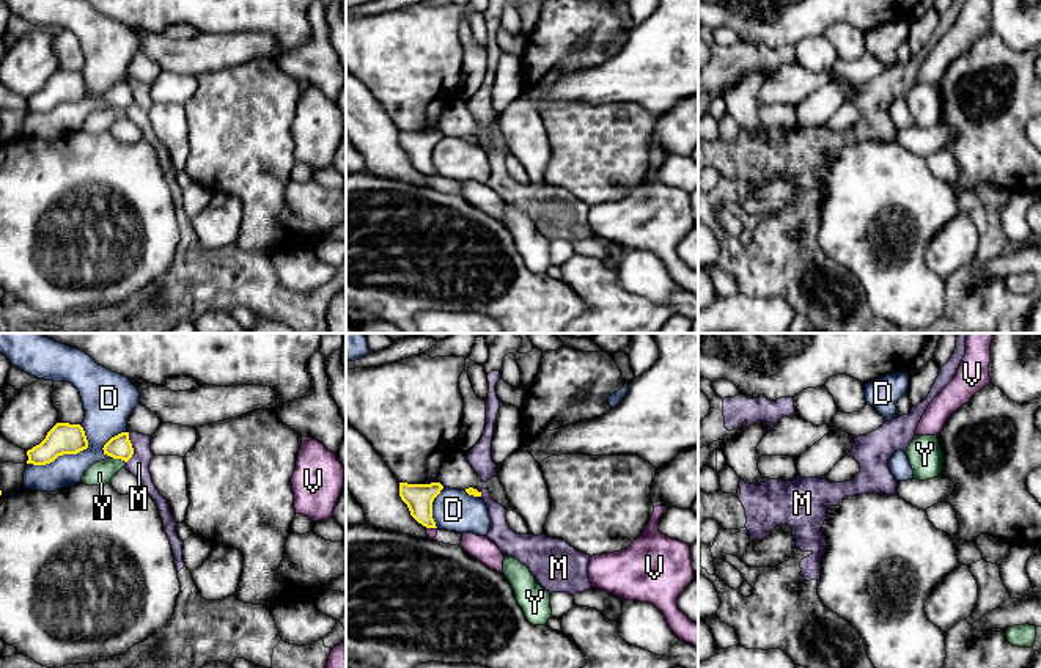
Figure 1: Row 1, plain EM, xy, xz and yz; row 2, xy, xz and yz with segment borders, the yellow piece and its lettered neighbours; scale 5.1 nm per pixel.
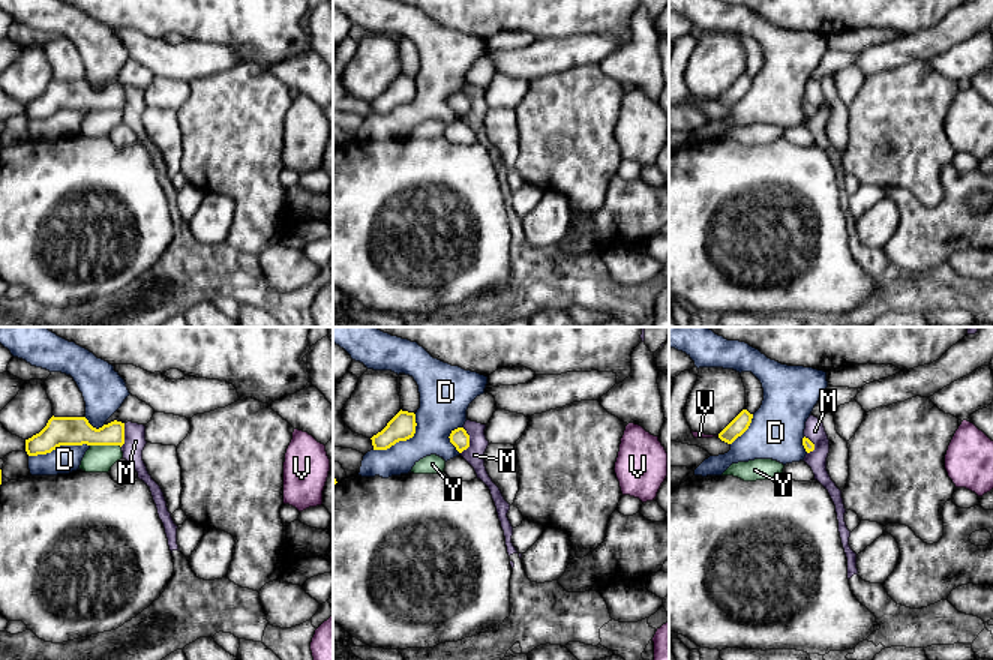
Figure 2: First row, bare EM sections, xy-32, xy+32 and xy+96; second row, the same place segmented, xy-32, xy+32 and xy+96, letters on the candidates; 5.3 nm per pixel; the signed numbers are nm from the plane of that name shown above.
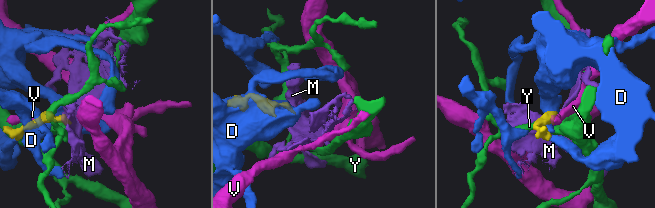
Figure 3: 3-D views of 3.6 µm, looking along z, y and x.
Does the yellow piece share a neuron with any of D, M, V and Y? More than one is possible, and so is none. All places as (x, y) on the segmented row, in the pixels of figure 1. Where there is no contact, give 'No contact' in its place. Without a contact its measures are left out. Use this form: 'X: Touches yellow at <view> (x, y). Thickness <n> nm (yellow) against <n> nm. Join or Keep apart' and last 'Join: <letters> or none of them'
D: Touches yellow at xy (66, 453). Thickness 160 nm (yellow) against 190 nm. Keep apart
M: Touches yellow at xy (132, 448). Thickness 120 nm (yellow) against 110 nm. Join
V: Touches yellow at xz (431, 527). Thickness 140 nm (yellow) against 50 nm. Keep apart
Y: Touches yellow at xy (118, 458). Thickness 120 nm (yellow) against 120 nm. Keep apart
Join: M

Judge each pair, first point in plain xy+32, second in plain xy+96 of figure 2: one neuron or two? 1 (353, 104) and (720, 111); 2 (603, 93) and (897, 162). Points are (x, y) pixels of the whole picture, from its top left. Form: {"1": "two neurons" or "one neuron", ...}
{"1": "one neuron", "2": "one neuron"}

